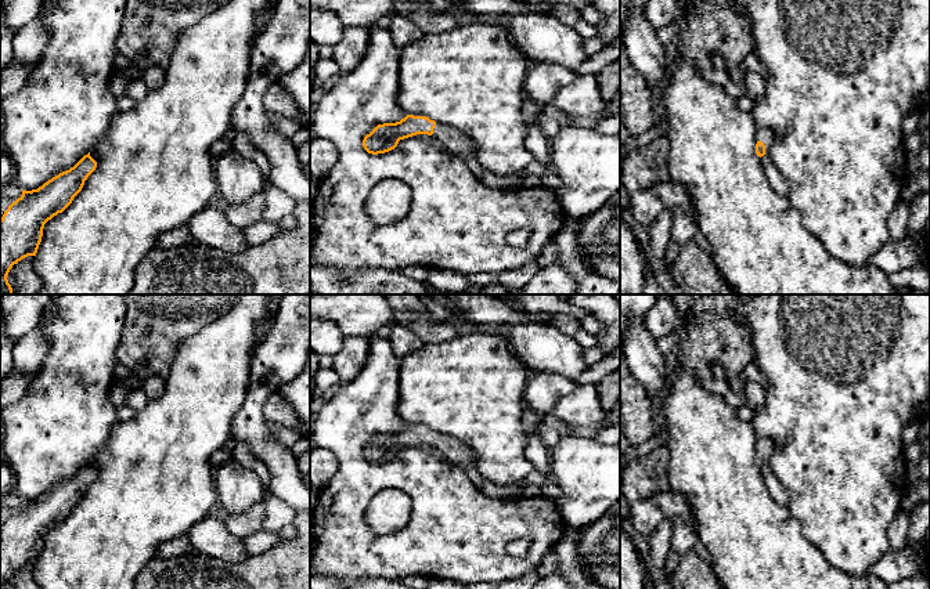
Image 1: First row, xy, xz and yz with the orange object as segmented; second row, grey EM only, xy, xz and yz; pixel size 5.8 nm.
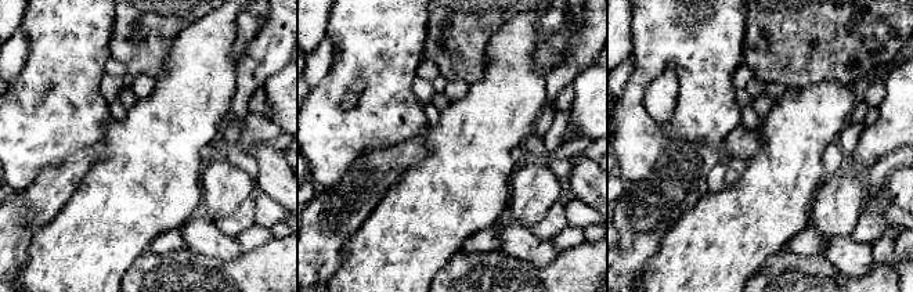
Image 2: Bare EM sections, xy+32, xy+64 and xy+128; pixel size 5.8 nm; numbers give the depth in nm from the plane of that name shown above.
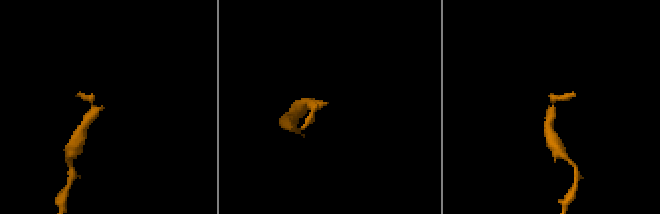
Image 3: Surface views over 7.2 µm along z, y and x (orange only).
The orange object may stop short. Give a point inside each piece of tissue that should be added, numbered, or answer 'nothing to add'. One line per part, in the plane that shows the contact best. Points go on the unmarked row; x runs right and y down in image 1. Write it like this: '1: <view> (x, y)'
1: yz (767, 445)

